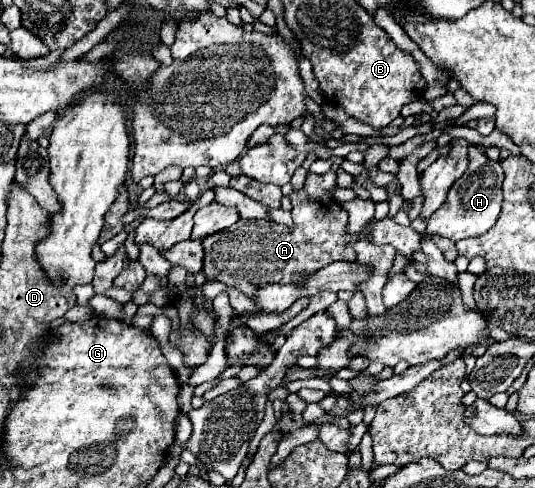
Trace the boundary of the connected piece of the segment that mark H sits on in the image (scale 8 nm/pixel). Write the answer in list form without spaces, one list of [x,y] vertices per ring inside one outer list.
[[[469,146],[469,168],[459,180],[455,180],[455,184],[447,194],[447,200],[427,220],[427,232],[449,238],[453,242],[485,234],[501,214],[503,204],[501,184],[503,184],[501,164],[485,156],[477,146]]]

